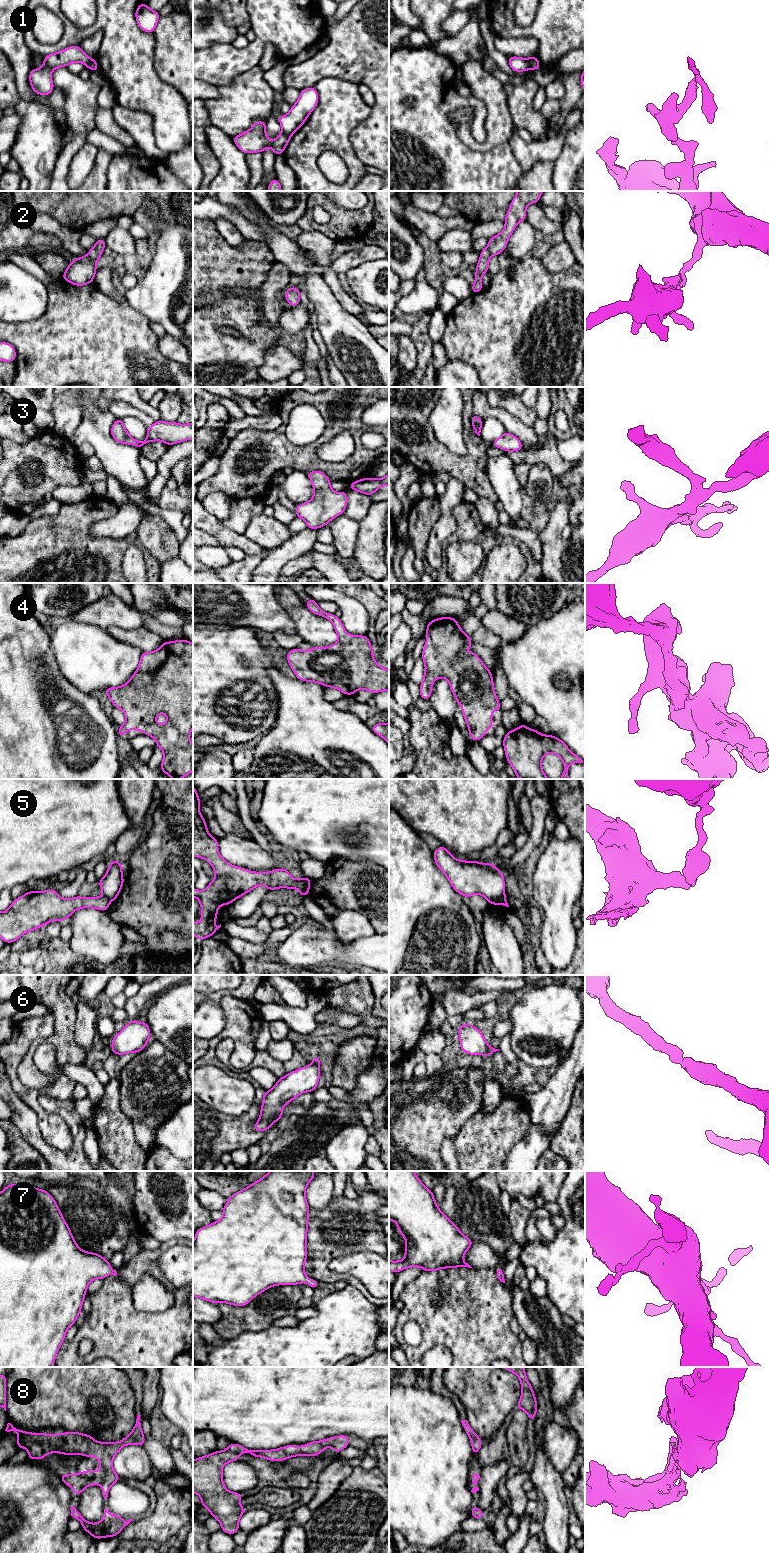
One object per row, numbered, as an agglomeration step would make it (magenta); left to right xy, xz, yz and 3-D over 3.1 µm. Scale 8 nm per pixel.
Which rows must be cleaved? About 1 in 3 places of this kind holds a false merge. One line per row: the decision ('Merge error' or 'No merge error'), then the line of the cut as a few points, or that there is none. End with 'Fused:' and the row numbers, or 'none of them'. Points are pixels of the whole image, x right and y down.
1: Merge error. Split along yz (526, 59), (531, 68)
2: No merge error. No split
3: No merge error. No split
4: No merge error. No split
5: Merge error. Split along xz (301, 878), (306, 894)
6: No merge error. No split
7: No merge error. No split
8: No merge error. No split
Fused: 1, 5

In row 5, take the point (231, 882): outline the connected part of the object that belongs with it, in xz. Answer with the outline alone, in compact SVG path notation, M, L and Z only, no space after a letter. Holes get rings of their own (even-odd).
M193 786L193 856L207 860L215 873L215 878L204 890L193 887L193 897L199 900L202 910L201 921L193 923L193 934L199 941L211 937L221 927L221 924L213 926L212 923L217 921L217 911L222 904L229 906L258 885L265 885L268 891L297 888L303 898L306 896L303 879L294 879L286 867L269 873L254 872L225 861L219 853L218 840L208 832L206 820L199 810L200 804Z

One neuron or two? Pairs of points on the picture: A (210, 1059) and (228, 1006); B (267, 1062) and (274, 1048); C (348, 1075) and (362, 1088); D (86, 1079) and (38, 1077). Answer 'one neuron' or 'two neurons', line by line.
A: one neuron
B: two neurons
C: two neurons
D: two neurons

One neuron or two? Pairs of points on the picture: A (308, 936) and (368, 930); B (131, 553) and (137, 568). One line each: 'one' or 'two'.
A: two
B: one

